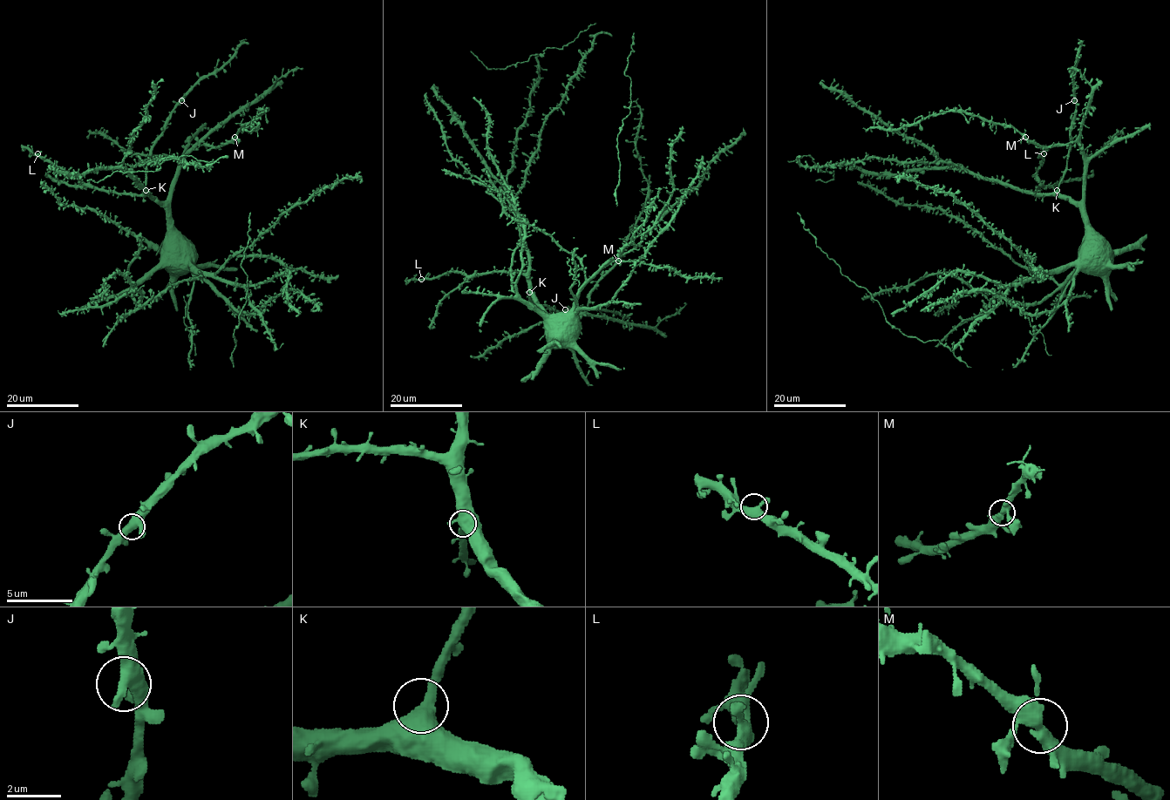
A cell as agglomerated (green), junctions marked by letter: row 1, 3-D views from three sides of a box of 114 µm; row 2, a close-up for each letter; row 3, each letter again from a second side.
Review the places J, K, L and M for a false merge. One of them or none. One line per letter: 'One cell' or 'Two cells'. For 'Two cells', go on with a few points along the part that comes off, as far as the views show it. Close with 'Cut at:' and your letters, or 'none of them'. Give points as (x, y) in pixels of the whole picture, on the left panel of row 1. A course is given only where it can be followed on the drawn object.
J: One cell
K: One cell
L: One cell
M: One cell
Cut at: none of them

